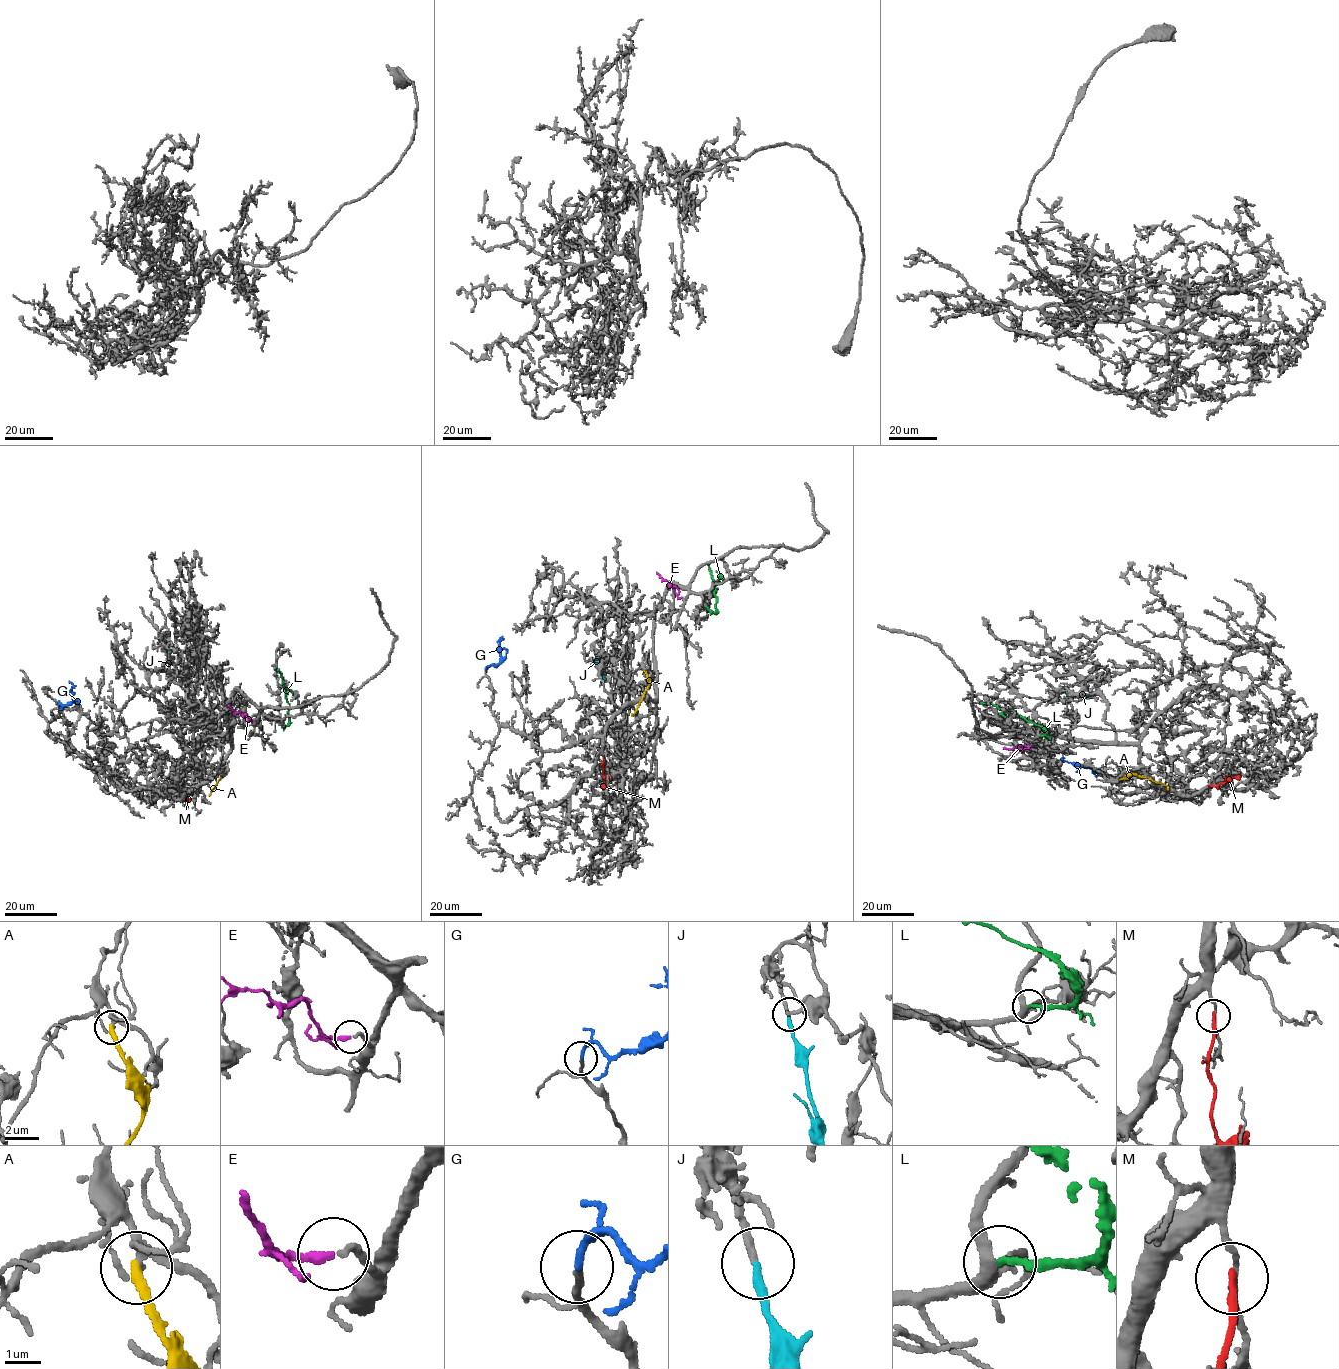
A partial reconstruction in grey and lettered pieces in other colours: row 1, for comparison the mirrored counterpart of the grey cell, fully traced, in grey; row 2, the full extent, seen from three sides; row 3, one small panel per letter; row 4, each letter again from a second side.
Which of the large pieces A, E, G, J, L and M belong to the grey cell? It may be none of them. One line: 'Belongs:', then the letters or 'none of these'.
Belongs: E, G, J

